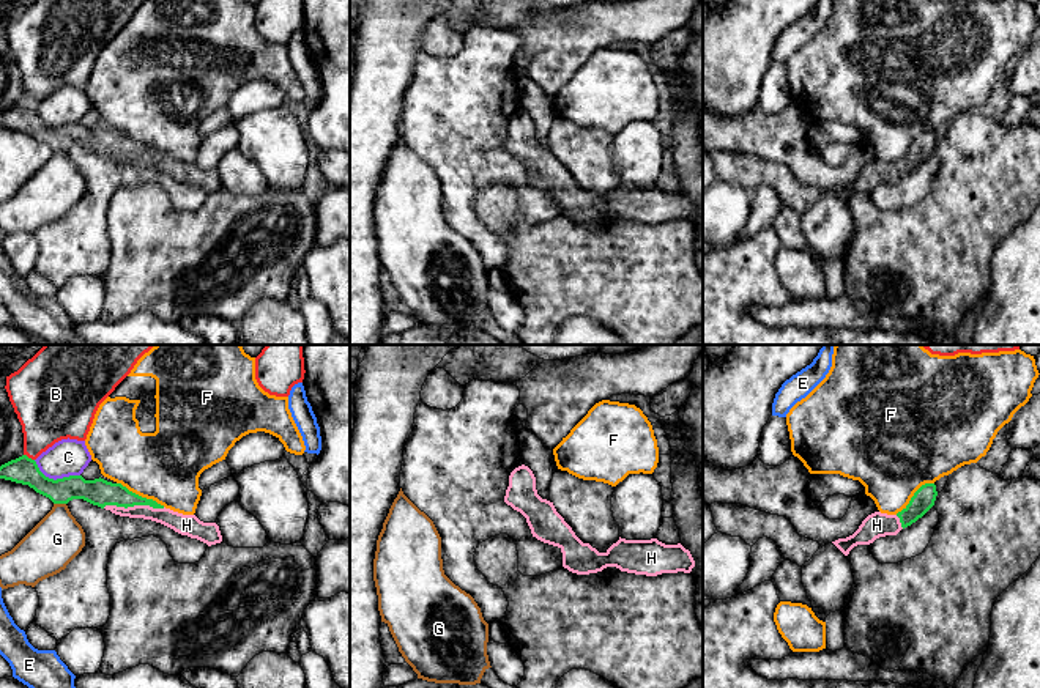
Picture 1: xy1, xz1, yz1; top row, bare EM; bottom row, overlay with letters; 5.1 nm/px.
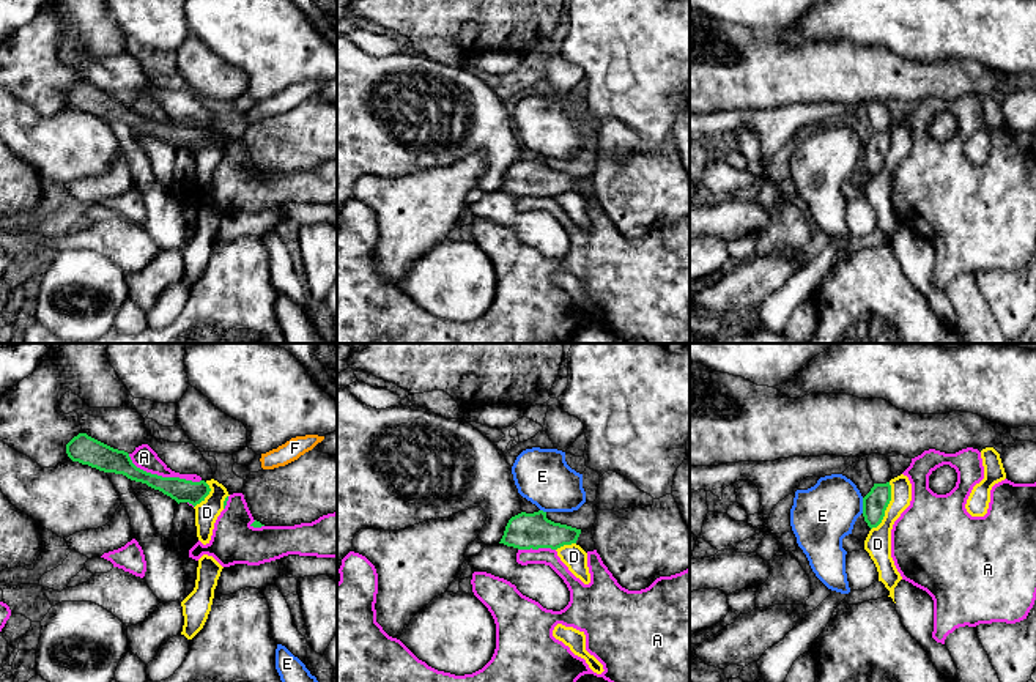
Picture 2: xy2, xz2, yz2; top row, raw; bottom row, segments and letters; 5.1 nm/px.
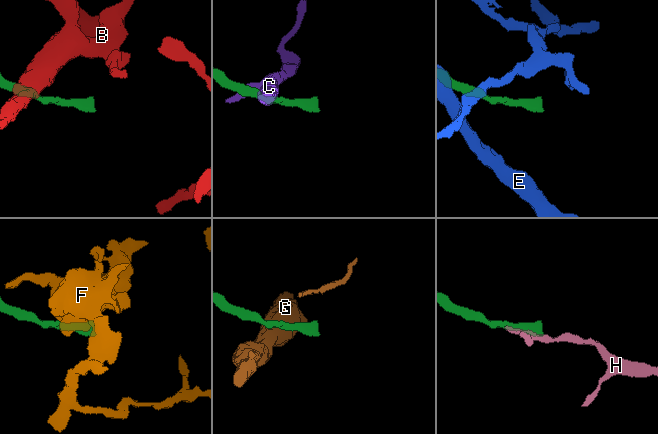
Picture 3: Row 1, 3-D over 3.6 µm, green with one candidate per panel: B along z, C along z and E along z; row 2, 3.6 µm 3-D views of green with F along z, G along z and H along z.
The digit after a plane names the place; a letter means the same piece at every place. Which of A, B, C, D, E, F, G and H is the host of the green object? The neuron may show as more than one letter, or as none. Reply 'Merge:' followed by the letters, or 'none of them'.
Merge: H

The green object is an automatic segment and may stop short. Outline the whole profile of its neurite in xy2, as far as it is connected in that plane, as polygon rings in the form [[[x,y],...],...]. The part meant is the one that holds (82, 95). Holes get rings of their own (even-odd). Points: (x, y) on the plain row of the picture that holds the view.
[[[79,80],[66,91],[66,101],[72,109],[88,112],[104,120],[123,121],[131,128],[146,131],[179,150],[194,154],[205,148],[211,135],[205,128],[192,129],[179,124],[162,124],[137,115],[129,101],[113,96],[87,80]]]

